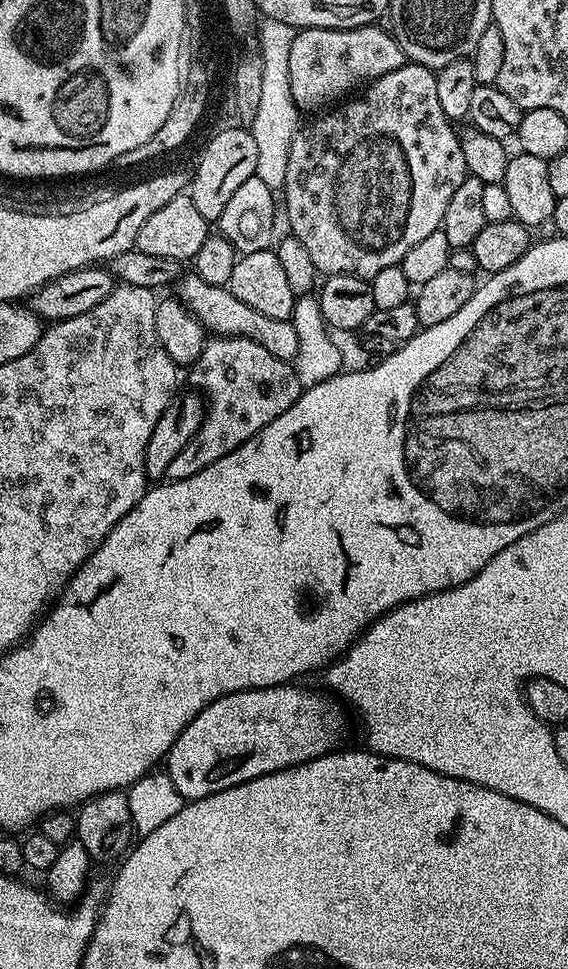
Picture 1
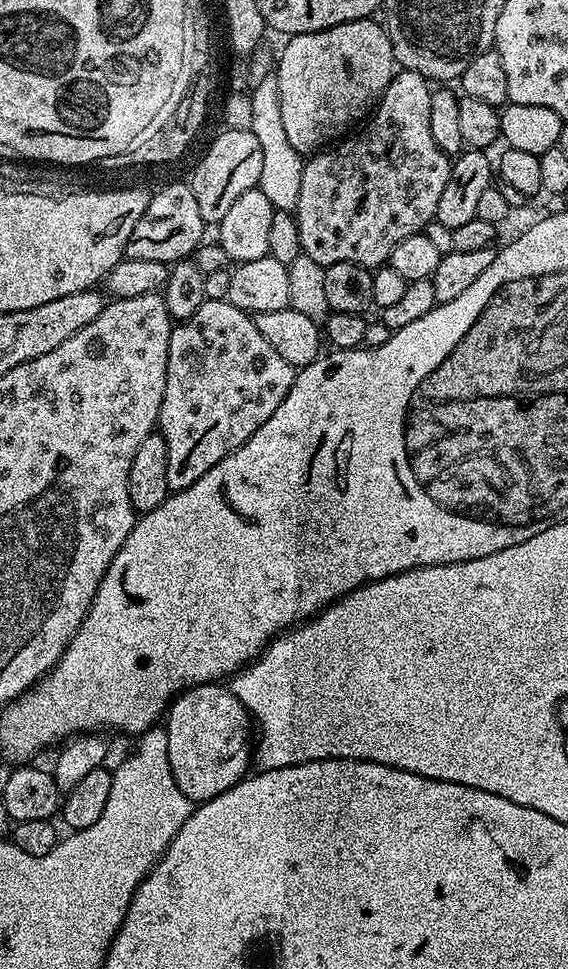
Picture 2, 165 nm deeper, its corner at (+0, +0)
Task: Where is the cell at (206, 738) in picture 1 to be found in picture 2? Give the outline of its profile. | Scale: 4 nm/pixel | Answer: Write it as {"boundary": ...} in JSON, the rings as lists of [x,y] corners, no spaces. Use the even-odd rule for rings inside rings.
{"boundary":[[[217,682],[196,684],[193,688],[187,688],[168,705],[167,720],[168,752],[166,759],[170,762],[174,782],[178,782],[178,790],[186,794],[189,800],[203,802],[214,798],[249,775],[248,760],[250,764],[254,756],[254,721],[244,709],[244,703],[232,693],[231,687]]]}

